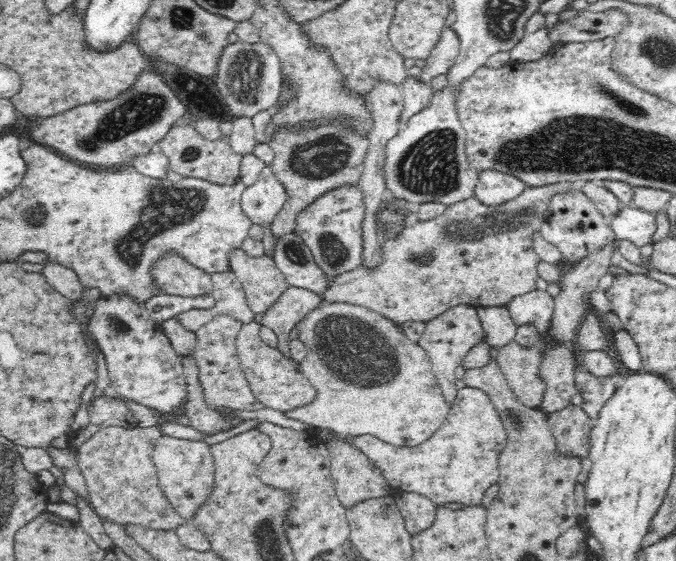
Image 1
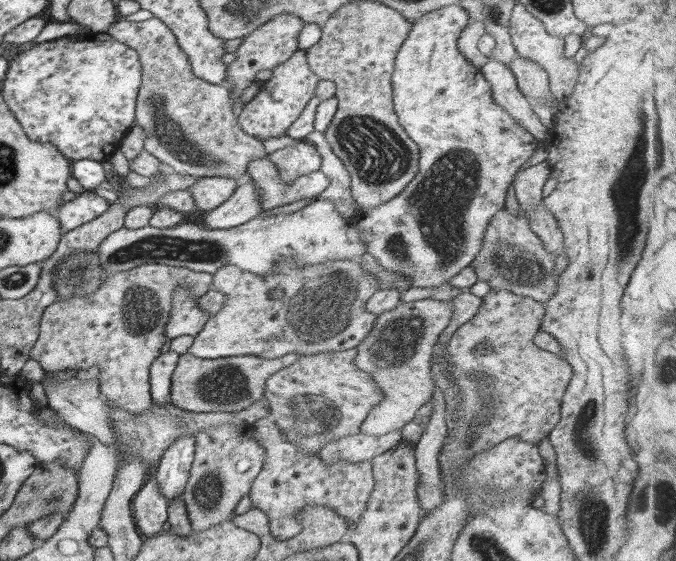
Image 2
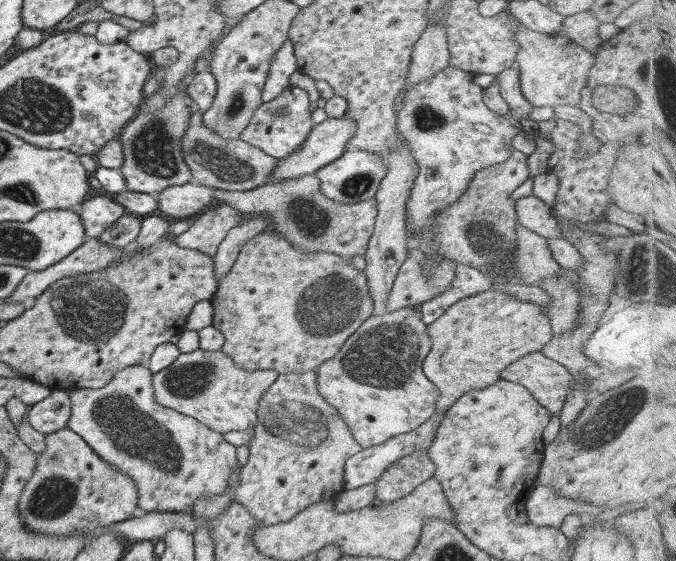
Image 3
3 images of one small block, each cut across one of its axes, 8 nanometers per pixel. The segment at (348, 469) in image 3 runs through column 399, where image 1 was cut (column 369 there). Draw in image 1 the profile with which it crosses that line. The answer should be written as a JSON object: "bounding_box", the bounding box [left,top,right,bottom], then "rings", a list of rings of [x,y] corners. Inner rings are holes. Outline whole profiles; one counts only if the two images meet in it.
{"bounding_box":[351,386,507,506],"rings":[[[468,386],[457,392],[446,421],[423,443],[396,446],[374,435],[351,437],[354,445],[372,459],[393,488],[427,496],[435,505],[458,502],[464,506],[481,504],[485,492],[499,479],[498,454],[504,450],[507,434],[500,428],[500,415],[482,390]]]}

